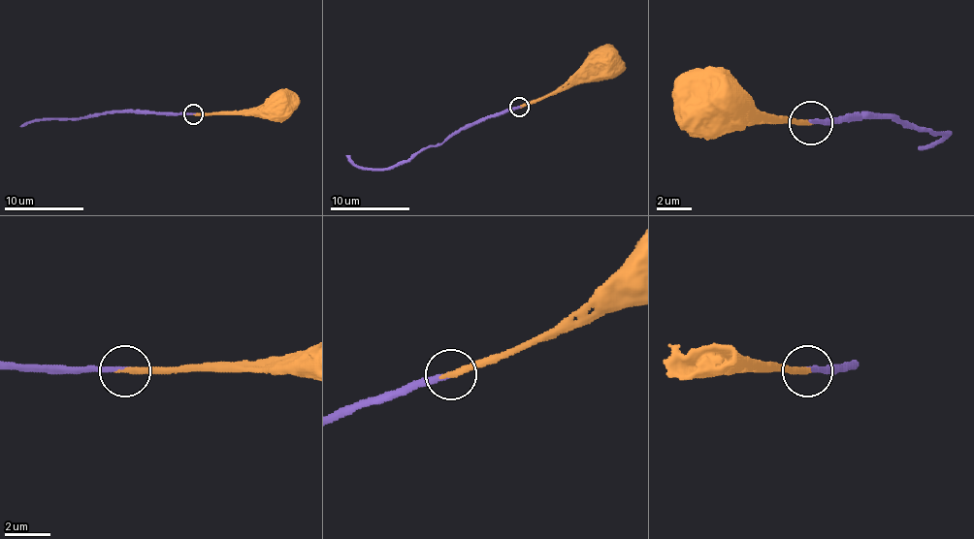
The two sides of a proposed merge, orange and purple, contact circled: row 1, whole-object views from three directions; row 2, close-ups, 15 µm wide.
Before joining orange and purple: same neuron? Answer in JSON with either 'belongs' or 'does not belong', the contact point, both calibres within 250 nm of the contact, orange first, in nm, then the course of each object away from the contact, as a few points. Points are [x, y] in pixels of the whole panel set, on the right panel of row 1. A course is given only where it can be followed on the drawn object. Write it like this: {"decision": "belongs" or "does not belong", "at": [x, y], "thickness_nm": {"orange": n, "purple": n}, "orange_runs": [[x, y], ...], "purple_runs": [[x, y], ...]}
{"decision": "belongs", "at": [810, 122], "thickness_nm": {"orange": 300, "purple": 260}, "orange_runs": [[809, 121], [708, 121], [703, 112]], "purple_runs": [[809, 121], [892, 117], [897, 121], [946, 130], [946, 135], [920, 147]]}

